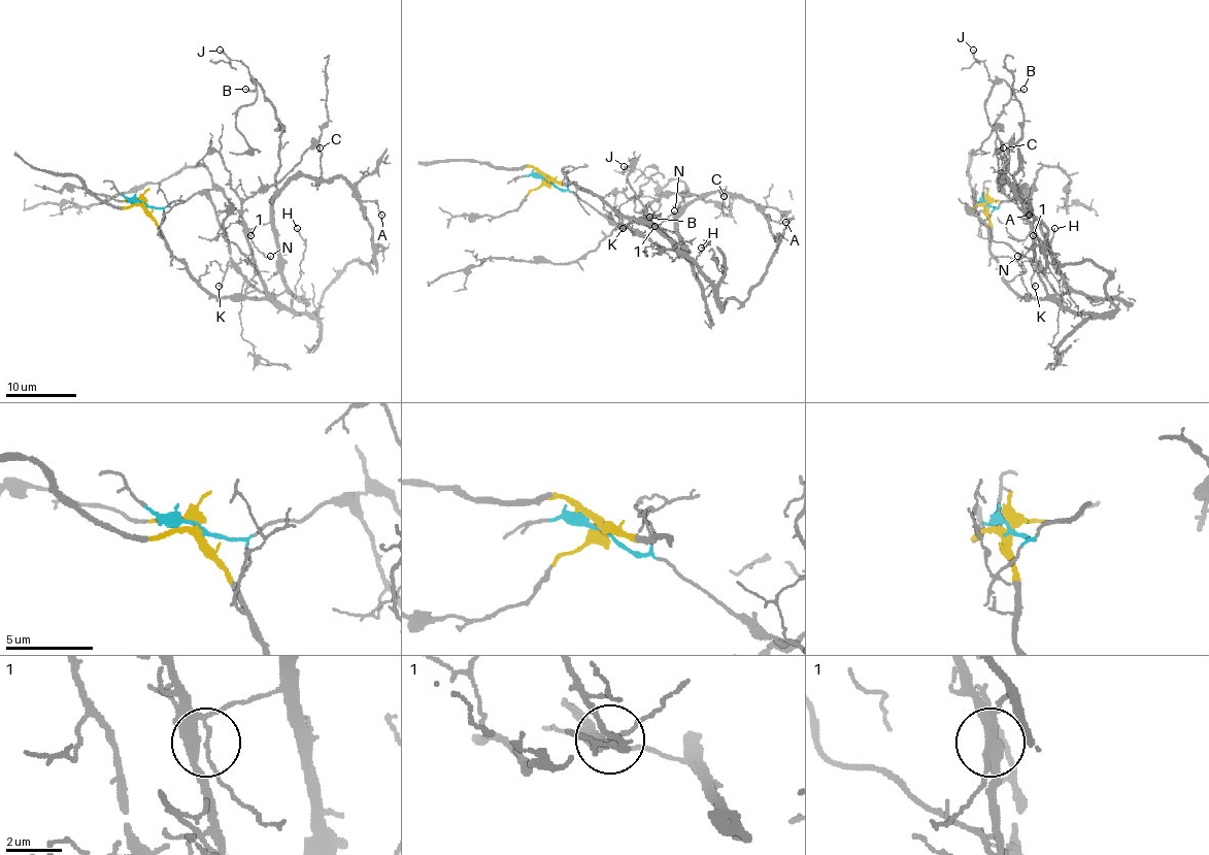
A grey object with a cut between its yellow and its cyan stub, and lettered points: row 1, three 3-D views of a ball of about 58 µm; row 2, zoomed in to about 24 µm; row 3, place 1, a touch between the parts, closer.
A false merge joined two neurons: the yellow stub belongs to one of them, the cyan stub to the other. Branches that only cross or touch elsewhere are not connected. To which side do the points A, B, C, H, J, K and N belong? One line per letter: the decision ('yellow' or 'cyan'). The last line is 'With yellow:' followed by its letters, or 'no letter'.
A: cyan
B: cyan
C: cyan
H: yellow
J: cyan
K: cyan
N: cyan
With yellow: H

